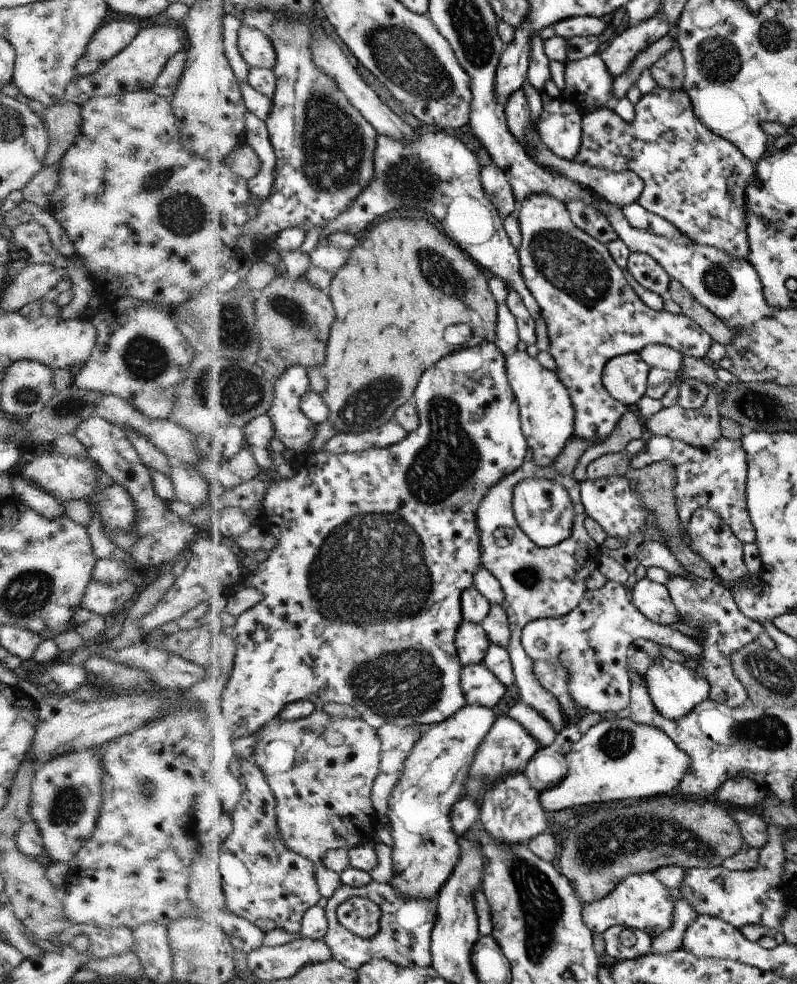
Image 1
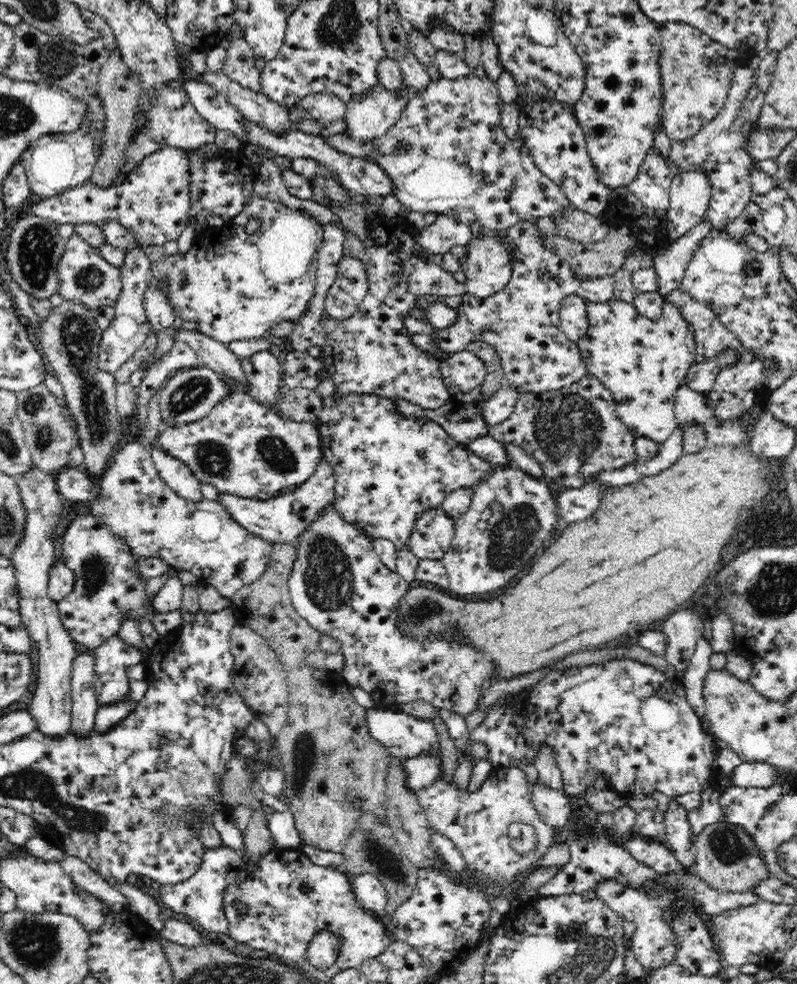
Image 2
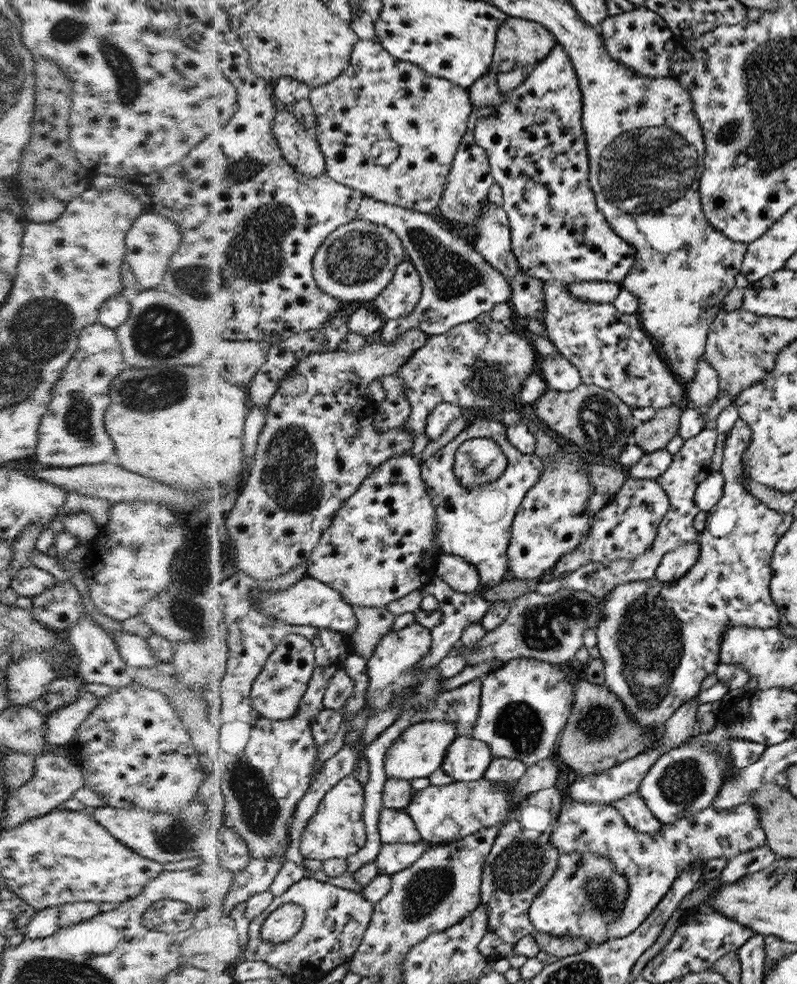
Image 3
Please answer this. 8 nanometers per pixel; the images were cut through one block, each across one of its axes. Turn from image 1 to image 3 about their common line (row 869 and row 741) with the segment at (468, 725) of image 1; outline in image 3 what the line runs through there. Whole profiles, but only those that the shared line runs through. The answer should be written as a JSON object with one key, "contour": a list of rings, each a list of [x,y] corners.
{"contour":[[[426,721],[413,724],[396,740],[388,751],[386,772],[388,778],[413,781],[417,778],[428,778],[442,769],[450,747],[458,740],[458,723],[454,721]]]}

